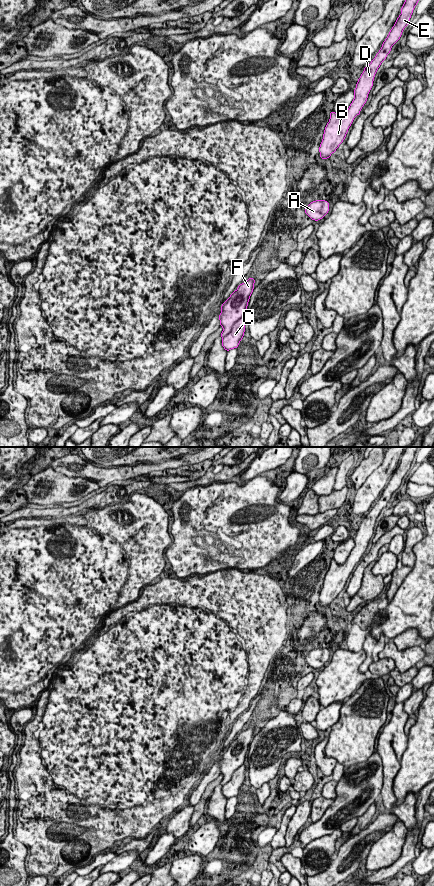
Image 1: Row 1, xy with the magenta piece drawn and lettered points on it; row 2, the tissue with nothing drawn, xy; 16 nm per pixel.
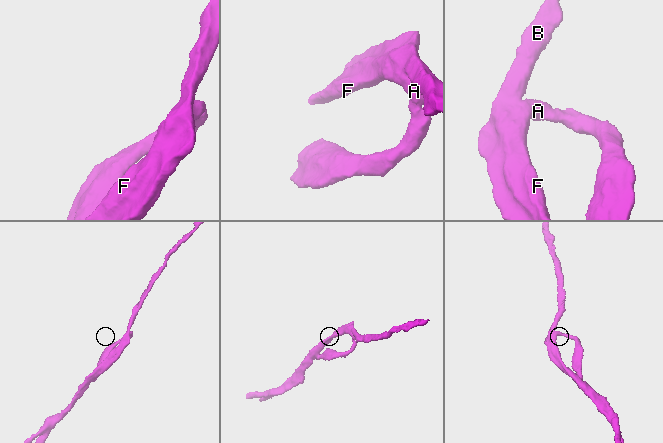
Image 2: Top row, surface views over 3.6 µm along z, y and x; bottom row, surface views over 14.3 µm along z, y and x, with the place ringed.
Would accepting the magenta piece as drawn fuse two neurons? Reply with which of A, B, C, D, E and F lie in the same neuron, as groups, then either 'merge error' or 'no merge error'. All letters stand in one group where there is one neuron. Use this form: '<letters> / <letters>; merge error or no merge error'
A F / B C D E; merge error

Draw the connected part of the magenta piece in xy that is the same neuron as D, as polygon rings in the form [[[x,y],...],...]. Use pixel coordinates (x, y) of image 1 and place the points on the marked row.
[[[406,0],[404,2],[400,10],[401,14],[383,42],[381,49],[371,63],[364,68],[363,73],[358,79],[354,90],[354,100],[347,112],[343,116],[338,116],[334,111],[330,113],[330,119],[325,127],[323,139],[319,147],[321,159],[330,158],[331,154],[336,151],[345,139],[354,118],[360,114],[362,107],[367,101],[378,68],[390,53],[392,46],[400,39],[403,29],[410,22],[411,15],[418,1]]]

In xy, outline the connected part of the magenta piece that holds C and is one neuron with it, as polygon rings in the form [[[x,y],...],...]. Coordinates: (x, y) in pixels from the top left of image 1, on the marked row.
[[[240,318],[231,329],[231,332],[222,339],[222,346],[226,351],[237,348],[245,332],[246,318]]]

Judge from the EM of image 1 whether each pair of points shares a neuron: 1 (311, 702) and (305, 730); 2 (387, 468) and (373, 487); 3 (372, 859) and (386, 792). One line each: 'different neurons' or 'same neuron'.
1: same neuron
2: same neuron
3: different neurons

